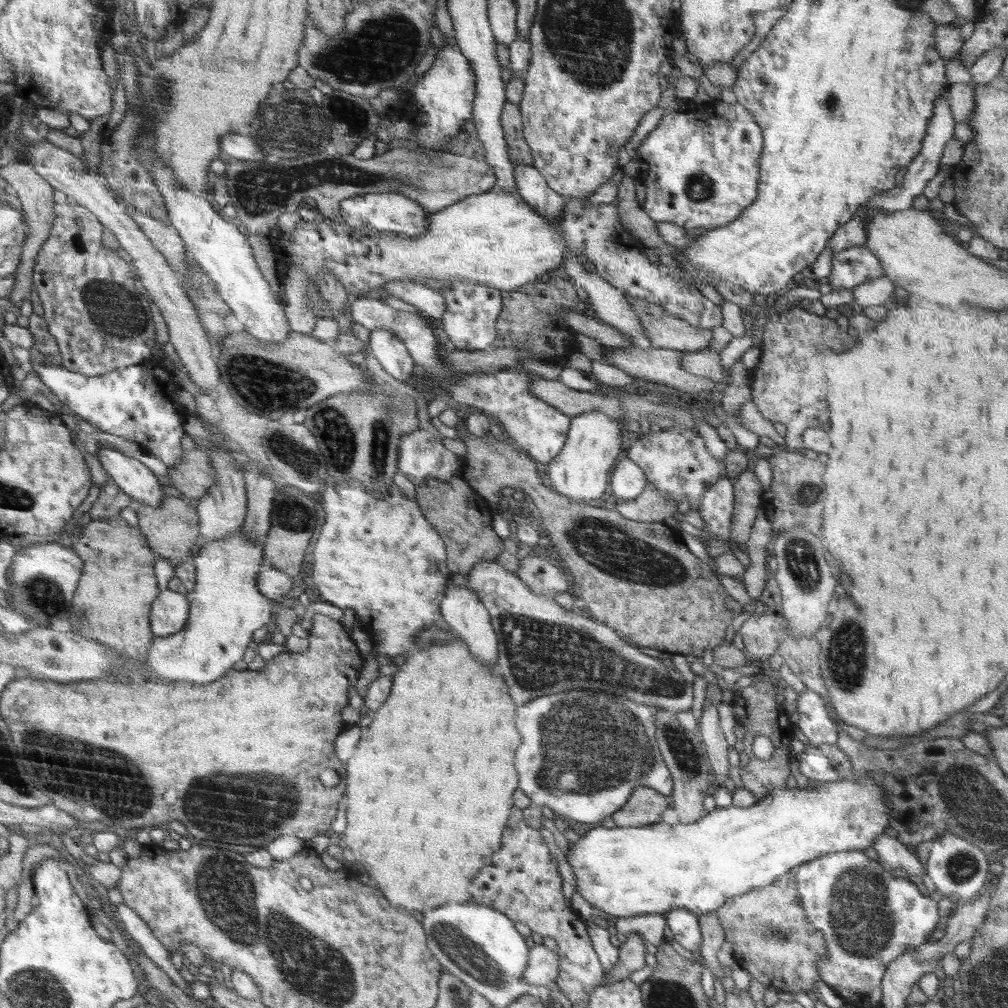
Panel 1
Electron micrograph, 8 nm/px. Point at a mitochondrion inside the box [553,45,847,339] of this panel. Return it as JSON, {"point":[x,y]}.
{"point":[697,186]}

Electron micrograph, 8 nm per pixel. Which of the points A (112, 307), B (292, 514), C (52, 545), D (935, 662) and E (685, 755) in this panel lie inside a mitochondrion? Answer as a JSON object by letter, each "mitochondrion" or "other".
{"A":"mitochondrion","B":"mitochondrion","C":"other","D":"other","E":"mitochondrion"}

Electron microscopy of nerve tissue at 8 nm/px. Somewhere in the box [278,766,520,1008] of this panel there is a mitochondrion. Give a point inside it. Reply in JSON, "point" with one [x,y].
{"point":[466,953]}

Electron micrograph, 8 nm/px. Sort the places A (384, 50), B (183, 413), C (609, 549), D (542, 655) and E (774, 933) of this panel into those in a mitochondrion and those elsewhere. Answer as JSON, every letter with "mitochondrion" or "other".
{"A":"mitochondrion","B":"other","C":"mitochondrion","D":"mitochondrion","E":"mitochondrion"}

